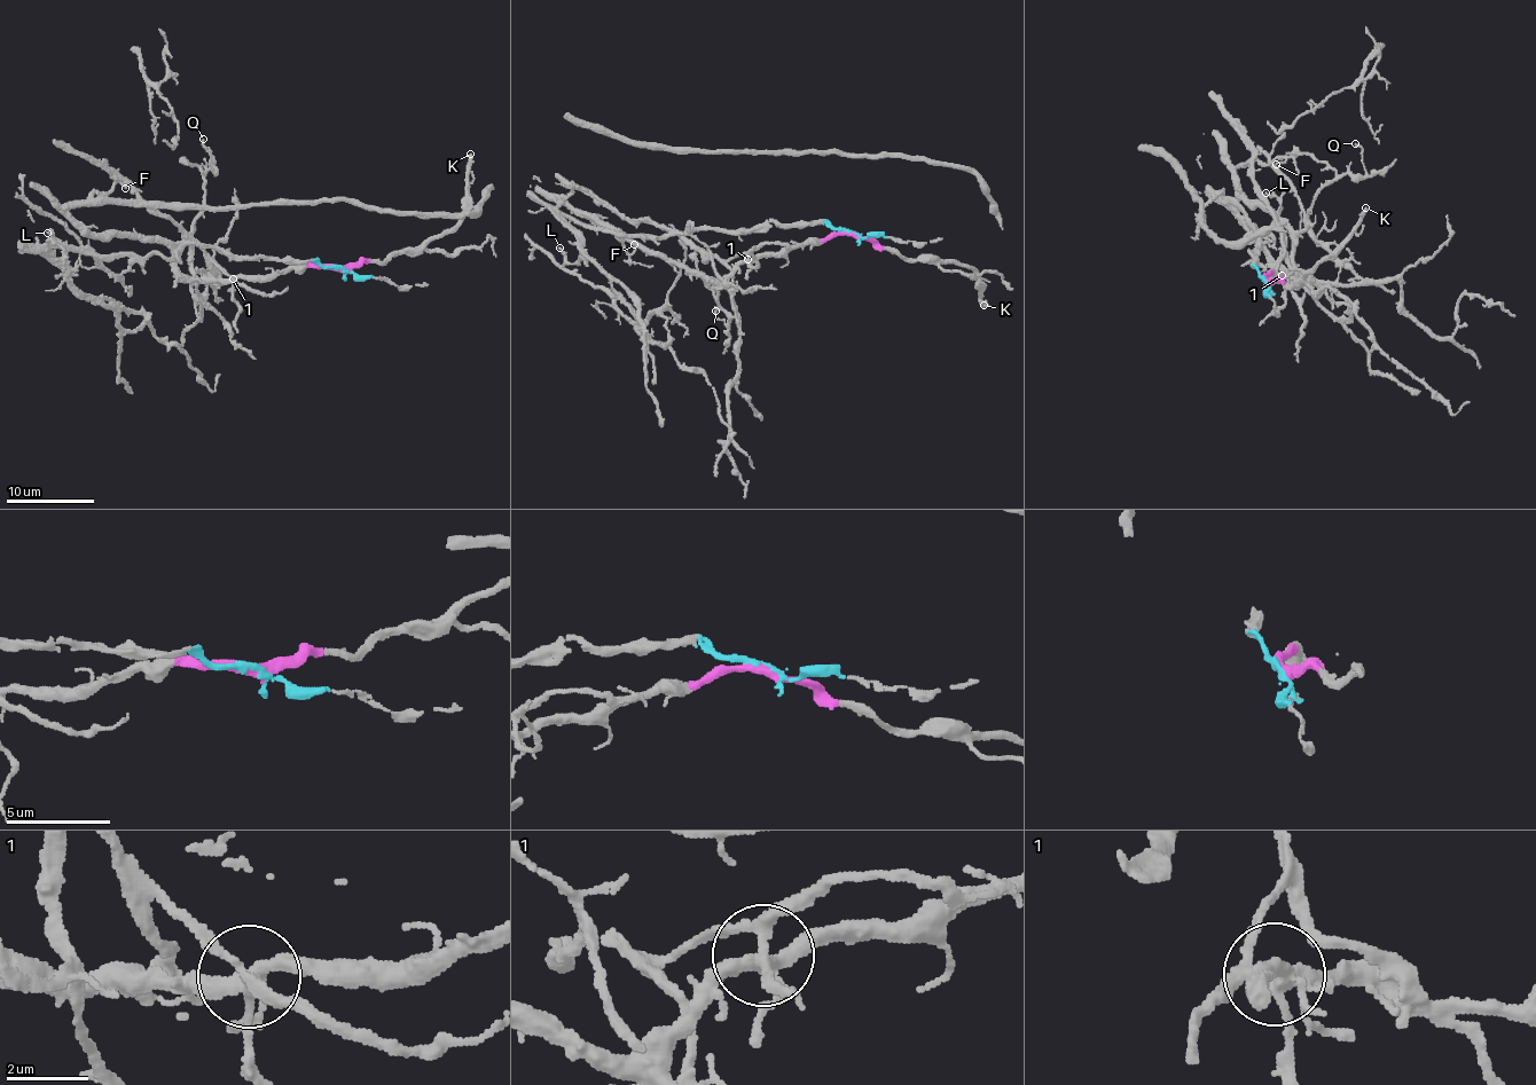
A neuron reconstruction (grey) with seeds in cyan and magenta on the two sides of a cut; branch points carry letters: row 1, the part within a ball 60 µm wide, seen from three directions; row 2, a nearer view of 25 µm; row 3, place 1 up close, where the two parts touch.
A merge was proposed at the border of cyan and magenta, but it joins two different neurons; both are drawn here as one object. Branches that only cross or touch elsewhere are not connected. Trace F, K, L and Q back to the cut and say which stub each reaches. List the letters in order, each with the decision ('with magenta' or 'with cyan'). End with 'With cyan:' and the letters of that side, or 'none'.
F: with magenta
K: with magenta
L: with cyan
Q: with magenta
With cyan: L

